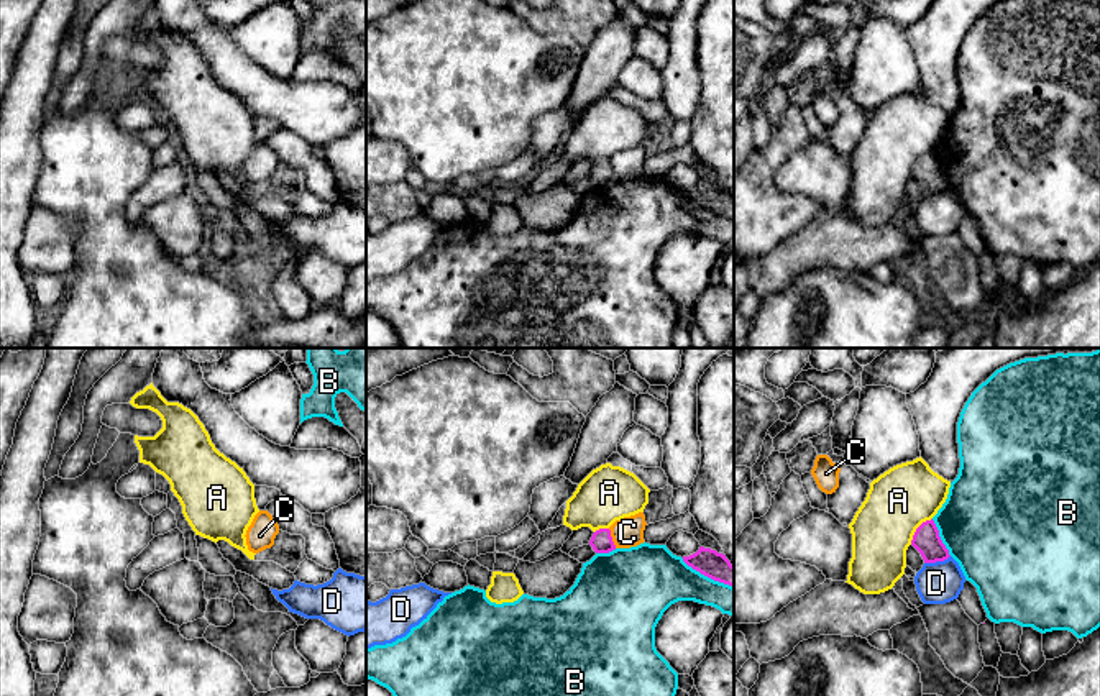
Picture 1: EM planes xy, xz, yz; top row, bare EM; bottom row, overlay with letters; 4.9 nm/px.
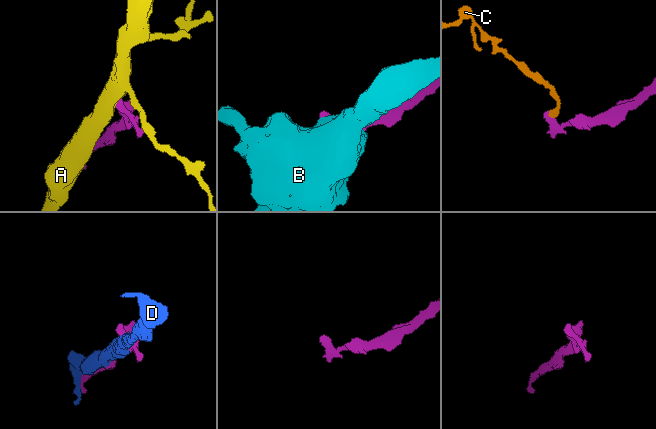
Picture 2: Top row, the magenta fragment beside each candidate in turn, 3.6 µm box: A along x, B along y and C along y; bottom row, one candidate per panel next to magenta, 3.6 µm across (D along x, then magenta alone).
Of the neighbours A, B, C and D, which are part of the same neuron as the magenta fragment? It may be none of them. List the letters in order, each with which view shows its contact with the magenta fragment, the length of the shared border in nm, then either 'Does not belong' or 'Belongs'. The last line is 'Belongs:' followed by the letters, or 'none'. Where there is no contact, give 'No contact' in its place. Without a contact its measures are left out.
A: Touches magenta in yz. Shared border 170 nm. Does not belong
B: Touches magenta in xz. Shared border 300 nm. Does not belong
C: Touches magenta in xz. Shared border 100 nm. Does not belong
D: Touches magenta in yz. Shared border 130 nm. Does not belong
Belongs: none

